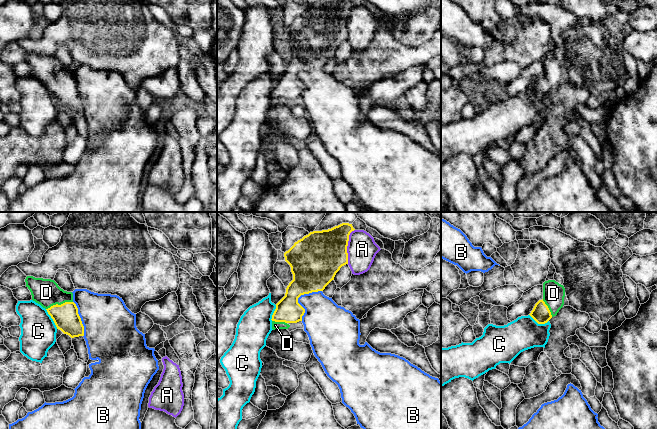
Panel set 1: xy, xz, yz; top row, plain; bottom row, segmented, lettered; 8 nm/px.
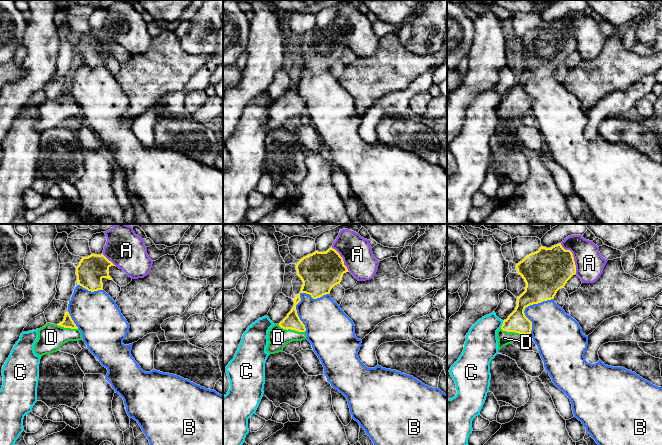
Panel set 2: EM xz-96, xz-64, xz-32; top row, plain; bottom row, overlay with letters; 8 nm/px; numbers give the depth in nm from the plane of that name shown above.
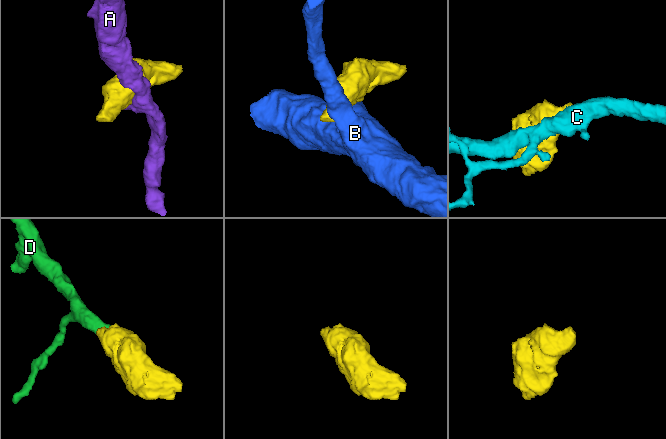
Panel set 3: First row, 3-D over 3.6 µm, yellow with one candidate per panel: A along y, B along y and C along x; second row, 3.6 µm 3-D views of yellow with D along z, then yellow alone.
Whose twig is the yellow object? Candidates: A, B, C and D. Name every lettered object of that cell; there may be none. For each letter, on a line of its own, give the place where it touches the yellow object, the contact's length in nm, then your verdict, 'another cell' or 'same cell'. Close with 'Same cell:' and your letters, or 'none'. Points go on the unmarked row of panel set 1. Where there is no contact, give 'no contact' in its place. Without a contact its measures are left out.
A: xz (347, 21) | 280 nm | another cell
B: xz (298, 73) | 300 nm | another cell
C: xy (52, 94) | 190 nm | another cell
D: xy (59, 81) | 220 nm | same cell
Same cell: D

